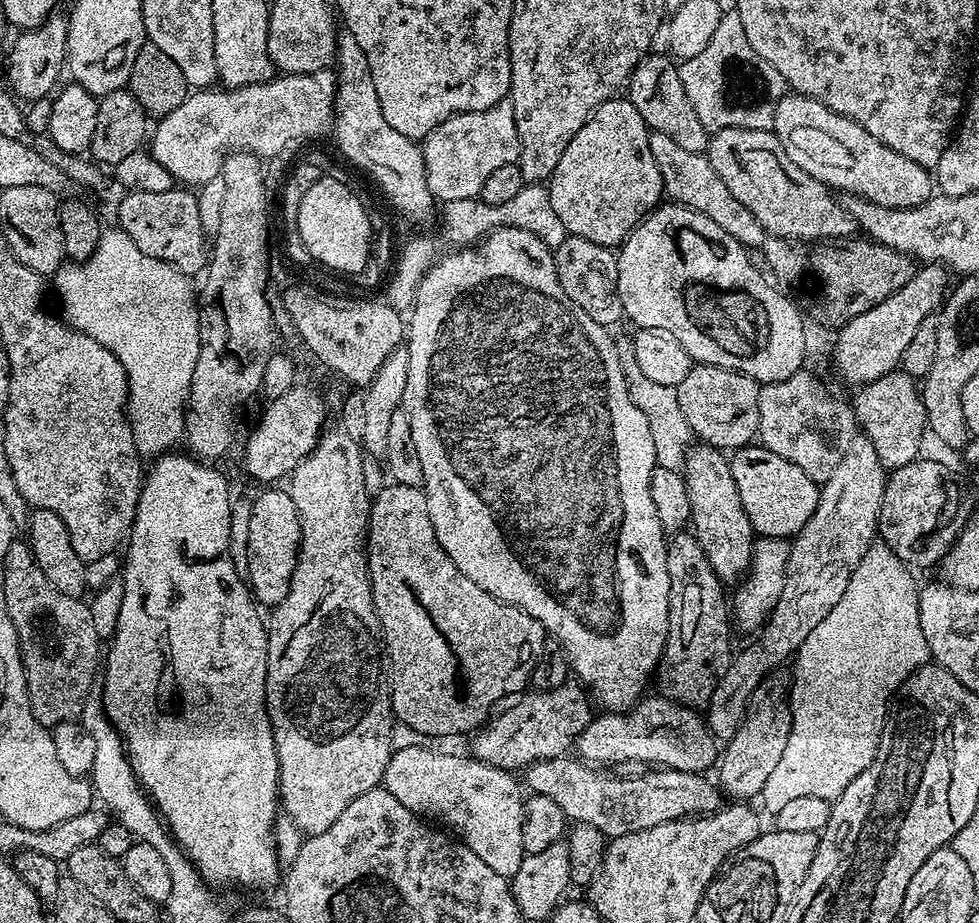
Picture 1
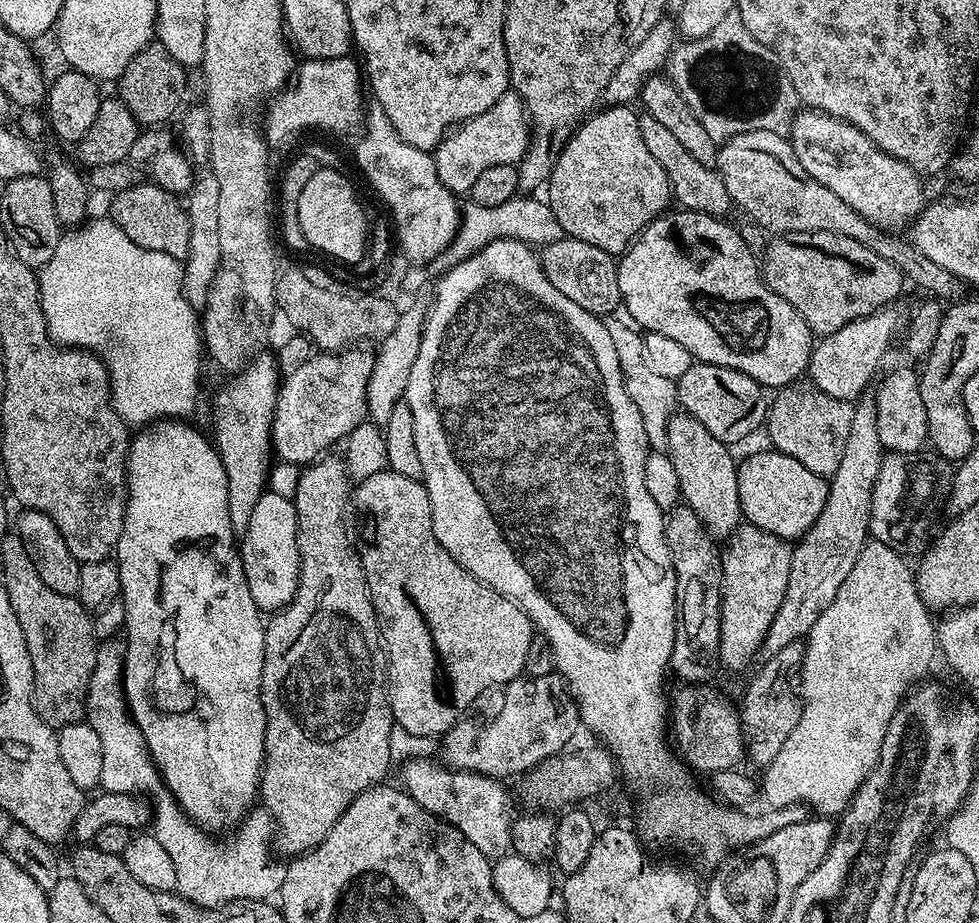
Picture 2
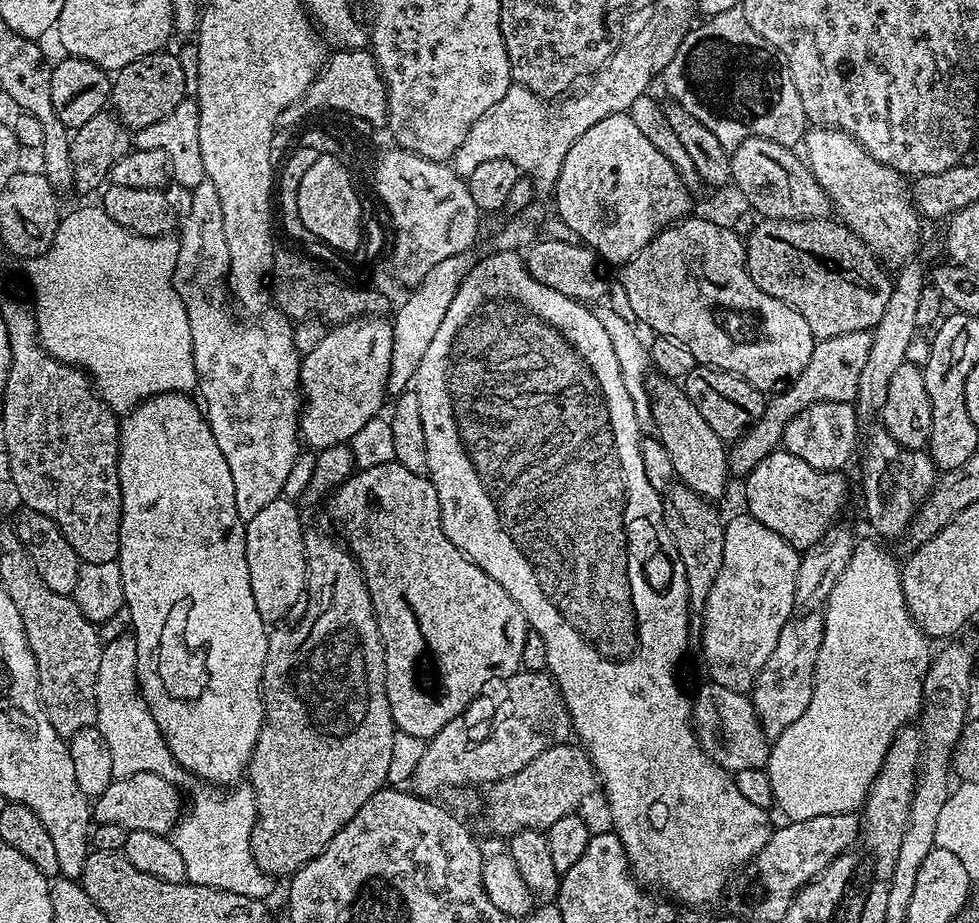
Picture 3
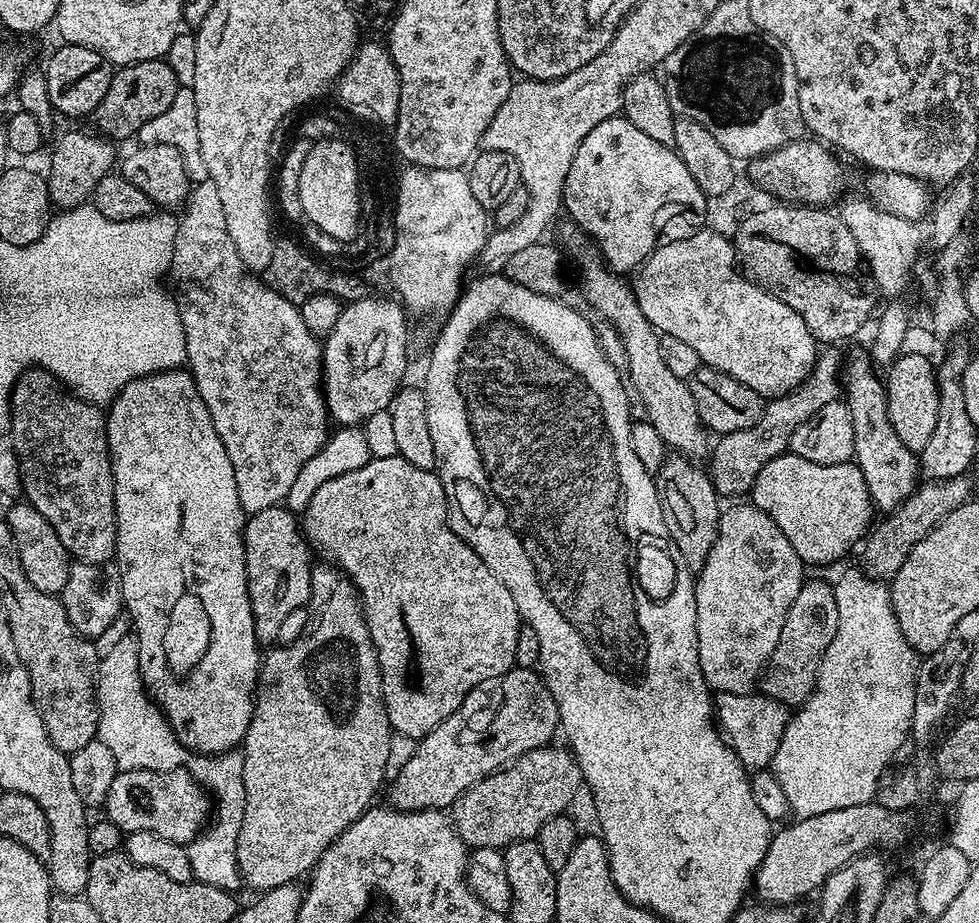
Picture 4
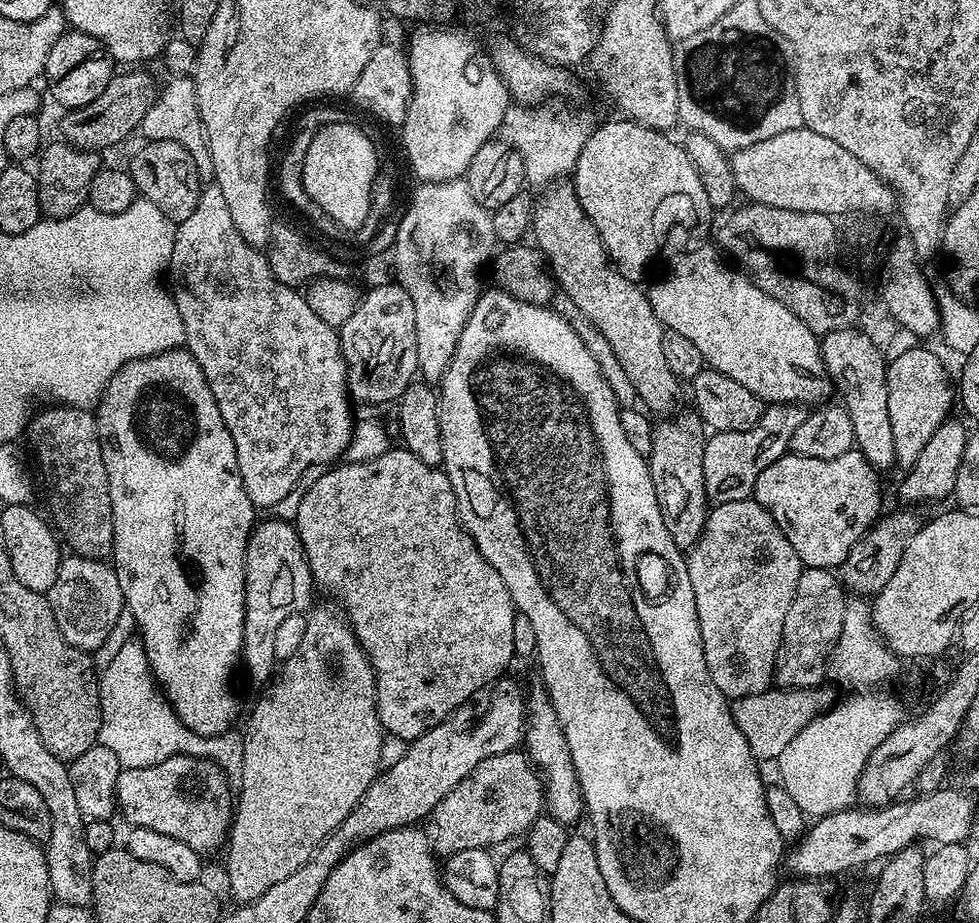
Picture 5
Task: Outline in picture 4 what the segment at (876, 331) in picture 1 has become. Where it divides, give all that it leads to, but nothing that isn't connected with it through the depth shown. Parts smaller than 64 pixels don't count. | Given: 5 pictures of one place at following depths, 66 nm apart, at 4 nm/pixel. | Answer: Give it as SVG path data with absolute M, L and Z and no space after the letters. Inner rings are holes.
M836 350L821 351L816 357L812 373L793 392L771 397L764 405L762 418L758 418L754 426L746 430L723 433L717 439L720 440L717 444L715 441L710 452L710 461L712 460L710 475L717 493L724 498L727 496L740 498L743 497L740 496L743 492L744 495L751 493L762 466L789 451L788 443L794 430L798 430L798 426L802 426L806 418L814 418L814 414L822 410L822 406L830 406L830 402L841 399L841 396L842 356L839 356Z

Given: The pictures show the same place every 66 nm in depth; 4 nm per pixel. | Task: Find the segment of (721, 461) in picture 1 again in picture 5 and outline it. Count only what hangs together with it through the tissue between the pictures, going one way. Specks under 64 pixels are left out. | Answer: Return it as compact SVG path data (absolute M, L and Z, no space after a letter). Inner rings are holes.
M557 182L541 196L544 197L538 200L532 209L530 236L531 239L536 239L533 240L535 247L539 248L546 257L553 281L558 285L559 291L561 288L568 295L569 302L580 311L577 313L583 319L591 322L603 334L606 342L610 342L614 354L618 354L618 362L622 362L622 370L626 370L630 382L634 385L639 403L649 413L668 409L675 402L682 384L671 372L670 365L666 362L662 350L662 334L666 329L654 314L648 301L647 291L643 287L640 289L641 285L637 281L627 280L616 269L594 222L590 222L586 210L582 210L582 206L578 202L578 194L571 182Z

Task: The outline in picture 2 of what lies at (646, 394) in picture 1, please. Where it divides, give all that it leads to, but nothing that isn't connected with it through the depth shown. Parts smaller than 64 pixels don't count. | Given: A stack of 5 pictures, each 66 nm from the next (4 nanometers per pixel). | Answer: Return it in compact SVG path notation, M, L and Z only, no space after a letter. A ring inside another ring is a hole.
M605 319L604 325L610 334L610 342L614 342L614 351L618 353L618 362L624 375L624 385L630 394L630 402L634 402L634 406L638 406L638 414L642 414L642 430L646 430L649 449L653 452L667 452L668 423L678 404L676 381L662 378L652 369L650 362L646 362L646 342L643 335L627 319L616 319Z

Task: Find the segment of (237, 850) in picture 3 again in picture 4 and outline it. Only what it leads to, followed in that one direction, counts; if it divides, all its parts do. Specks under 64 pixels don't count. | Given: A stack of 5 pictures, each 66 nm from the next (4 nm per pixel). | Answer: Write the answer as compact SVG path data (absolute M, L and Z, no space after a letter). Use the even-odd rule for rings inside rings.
M233 750L219 754L204 754L199 757L200 769L194 775L208 789L214 801L211 823L187 845L193 877L201 884L213 884L225 890L241 887L238 870L238 830L242 826L242 816L246 814L246 786L242 778L244 769L243 751Z

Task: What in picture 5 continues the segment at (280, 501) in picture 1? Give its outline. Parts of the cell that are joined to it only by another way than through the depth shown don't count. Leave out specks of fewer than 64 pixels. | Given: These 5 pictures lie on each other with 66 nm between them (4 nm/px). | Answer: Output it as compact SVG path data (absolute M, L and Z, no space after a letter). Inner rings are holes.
M275 518L267 519L261 519L253 527L244 559L246 582L242 668L248 671L250 679L264 680L263 682L271 681L278 668L276 639L280 636L280 627L291 616L298 615L300 611L303 613L313 603L311 600L312 592L314 593L310 566L306 562L306 554L302 550L295 523Z

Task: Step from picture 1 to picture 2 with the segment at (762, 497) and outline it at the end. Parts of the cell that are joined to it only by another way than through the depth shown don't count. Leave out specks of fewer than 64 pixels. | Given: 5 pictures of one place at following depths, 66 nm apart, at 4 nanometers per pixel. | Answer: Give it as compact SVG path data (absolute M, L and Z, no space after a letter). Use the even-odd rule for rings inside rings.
M775 450L756 452L739 461L738 498L747 523L758 526L781 540L795 542L806 535L826 506L829 481L802 466L795 458Z

